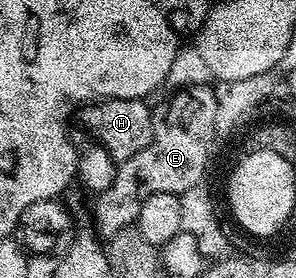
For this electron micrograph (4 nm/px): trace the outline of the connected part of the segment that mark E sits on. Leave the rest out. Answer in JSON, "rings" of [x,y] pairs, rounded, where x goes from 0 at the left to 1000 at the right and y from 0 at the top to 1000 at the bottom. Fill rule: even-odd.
{"rings":[[[706,302],[605,317],[564,371],[547,421],[541,406],[530,424],[520,493],[500,529],[446,558],[446,572],[409,583],[389,615],[389,655],[314,712],[314,820],[348,856],[368,860],[399,831],[449,813],[500,701],[611,698],[689,651],[709,594],[709,532],[730,514],[723,446],[736,353],[709,320]]]}

